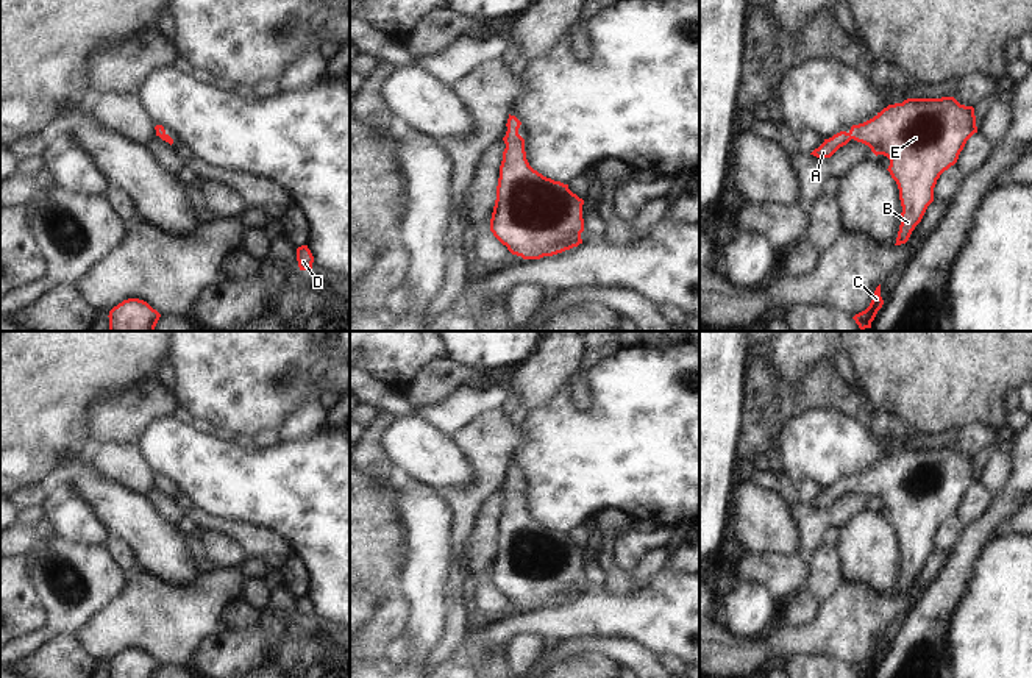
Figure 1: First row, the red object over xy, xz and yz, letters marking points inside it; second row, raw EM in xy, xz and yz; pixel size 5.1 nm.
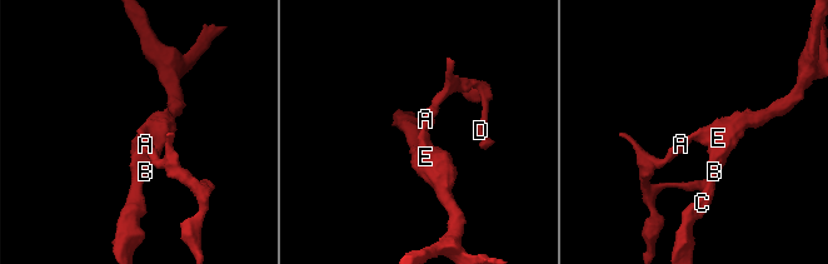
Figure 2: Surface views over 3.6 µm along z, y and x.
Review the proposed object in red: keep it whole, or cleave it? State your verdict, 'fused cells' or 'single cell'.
single cell

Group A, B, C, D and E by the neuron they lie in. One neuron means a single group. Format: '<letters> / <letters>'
A B C D E

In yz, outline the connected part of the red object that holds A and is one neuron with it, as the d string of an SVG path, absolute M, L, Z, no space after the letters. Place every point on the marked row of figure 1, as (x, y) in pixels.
M941 97L941 98L907 98L902 103L888 105L881 112L877 112L873 119L852 125L851 130L840 131L815 148L810 155L817 158L831 158L840 147L846 145L851 139L862 142L871 148L871 152L877 155L884 155L890 159L888 172L891 178L896 181L899 189L899 200L902 206L901 212L901 225L895 245L906 244L915 230L915 227L921 222L927 206L934 202L934 187L940 175L954 166L959 159L960 152L963 150L966 141L977 133L976 116L973 106L960 105L954 97Z

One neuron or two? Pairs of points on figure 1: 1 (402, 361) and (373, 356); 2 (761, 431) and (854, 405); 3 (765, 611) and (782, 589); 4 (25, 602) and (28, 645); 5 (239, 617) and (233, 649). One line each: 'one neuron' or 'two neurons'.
1: one neuron
2: one neuron
3: two neurons
4: two neurons
5: two neurons

